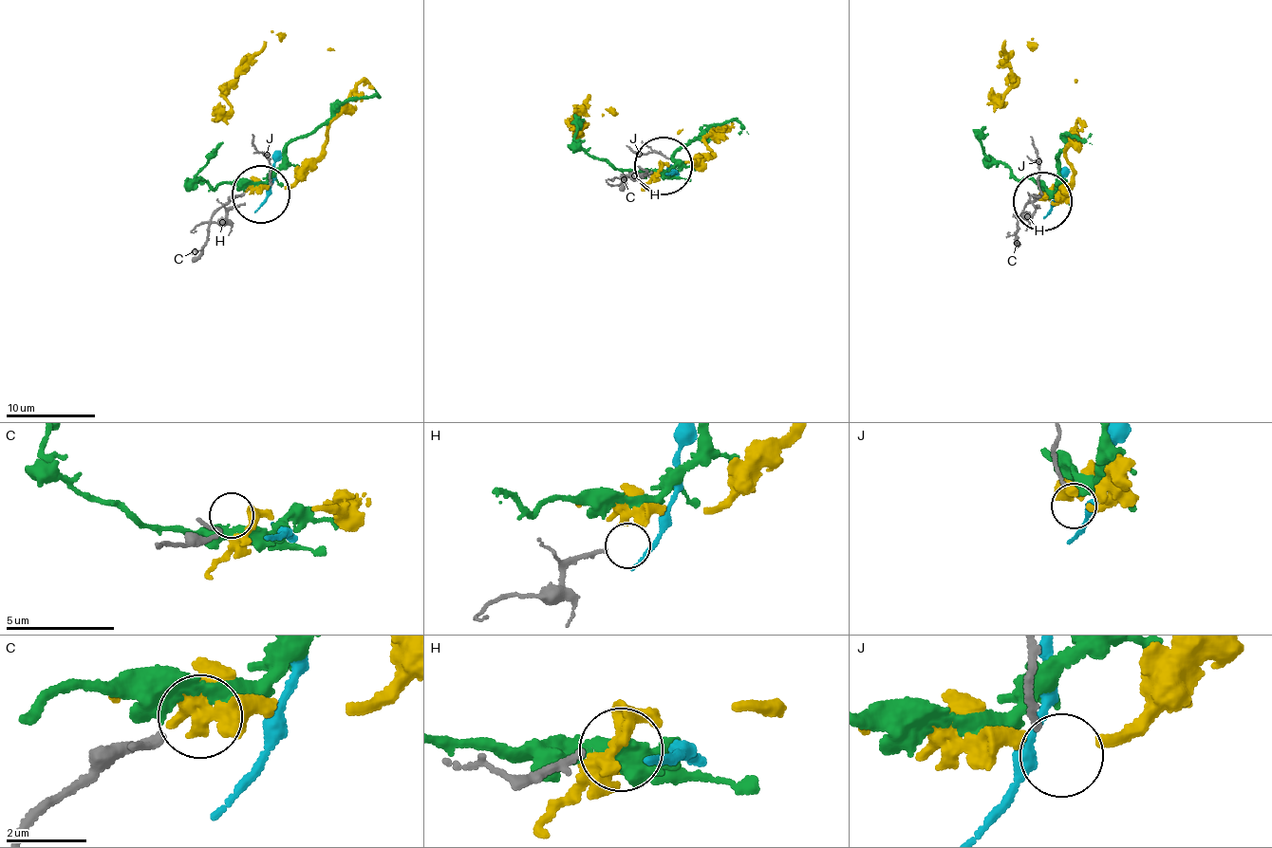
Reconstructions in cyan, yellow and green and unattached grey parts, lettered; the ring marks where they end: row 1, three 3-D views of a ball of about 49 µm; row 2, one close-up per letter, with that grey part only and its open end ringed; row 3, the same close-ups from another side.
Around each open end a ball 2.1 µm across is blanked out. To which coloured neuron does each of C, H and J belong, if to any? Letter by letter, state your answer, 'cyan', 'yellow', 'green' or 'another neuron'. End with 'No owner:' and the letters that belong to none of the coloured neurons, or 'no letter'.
C: another neuron
H: another neuron
J: another neuron
No owner: C, H, J

